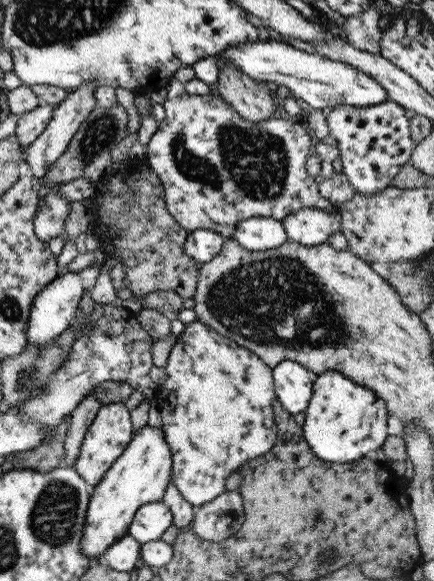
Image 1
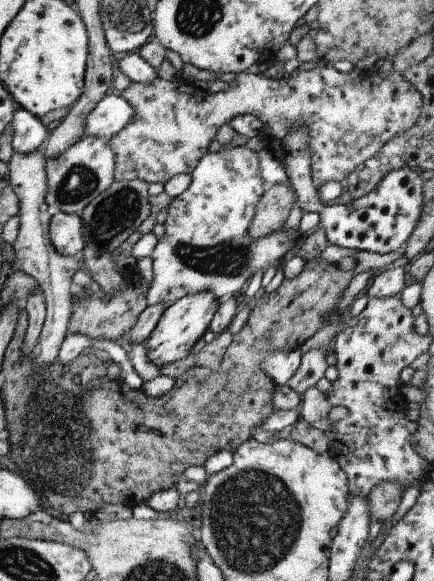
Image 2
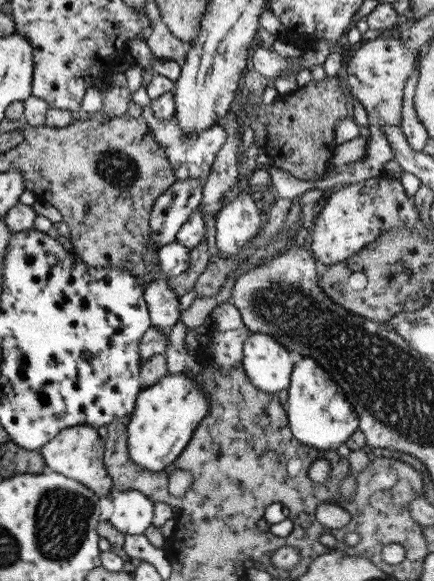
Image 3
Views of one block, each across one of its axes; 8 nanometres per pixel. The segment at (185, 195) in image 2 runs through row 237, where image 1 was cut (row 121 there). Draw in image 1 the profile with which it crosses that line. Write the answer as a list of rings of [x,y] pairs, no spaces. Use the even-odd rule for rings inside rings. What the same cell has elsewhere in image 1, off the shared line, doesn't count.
[[[175,77],[167,86],[164,107],[166,117],[157,124],[146,148],[146,163],[162,181],[165,206],[170,216],[188,234],[207,229],[232,238],[240,222],[253,217],[270,217],[282,221],[302,208],[320,208],[331,212],[334,206],[319,194],[319,184],[308,175],[306,160],[314,153],[313,134],[300,122],[268,118],[261,123],[242,118],[230,103],[214,91],[190,95]]]

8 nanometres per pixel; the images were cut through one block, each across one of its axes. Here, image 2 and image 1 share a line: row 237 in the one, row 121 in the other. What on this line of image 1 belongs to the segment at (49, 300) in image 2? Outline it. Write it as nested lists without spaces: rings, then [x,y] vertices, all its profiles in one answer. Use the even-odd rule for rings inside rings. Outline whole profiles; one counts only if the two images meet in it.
[[[45,105],[18,116],[14,136],[23,150],[30,146],[31,142],[35,142],[36,138],[44,132],[52,120],[53,112],[54,109]]]

